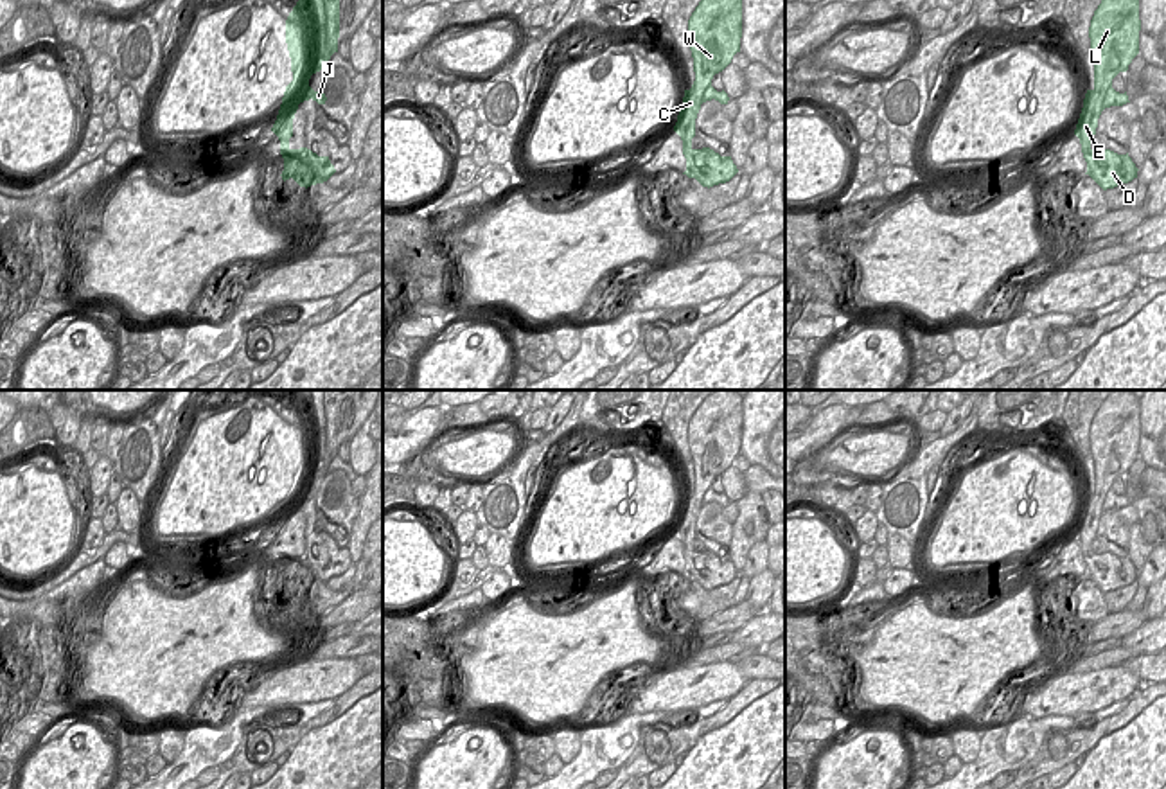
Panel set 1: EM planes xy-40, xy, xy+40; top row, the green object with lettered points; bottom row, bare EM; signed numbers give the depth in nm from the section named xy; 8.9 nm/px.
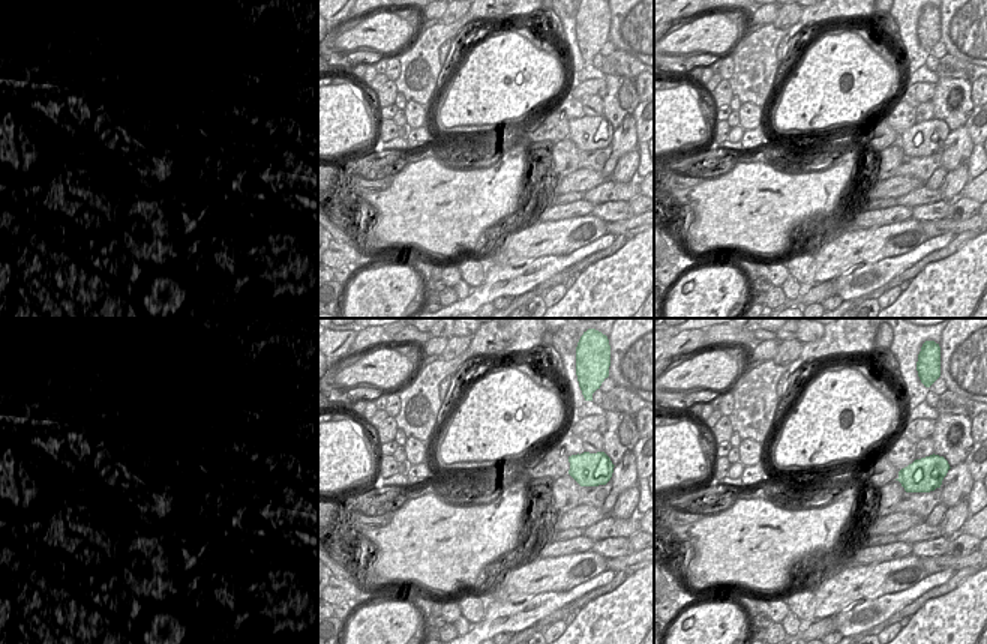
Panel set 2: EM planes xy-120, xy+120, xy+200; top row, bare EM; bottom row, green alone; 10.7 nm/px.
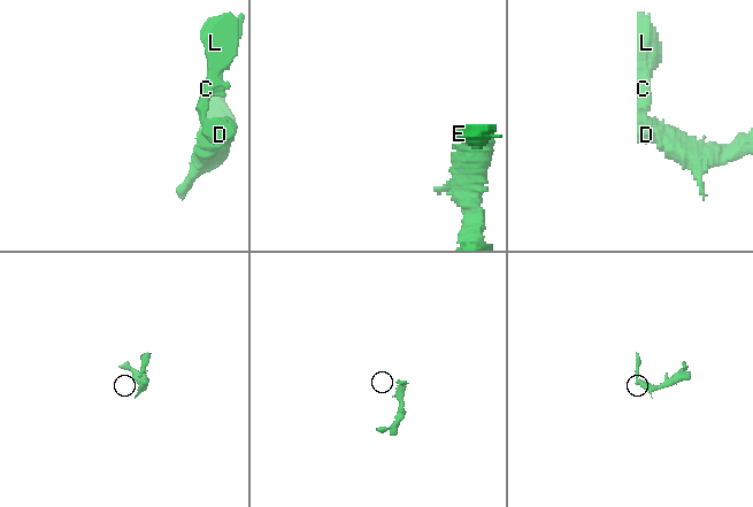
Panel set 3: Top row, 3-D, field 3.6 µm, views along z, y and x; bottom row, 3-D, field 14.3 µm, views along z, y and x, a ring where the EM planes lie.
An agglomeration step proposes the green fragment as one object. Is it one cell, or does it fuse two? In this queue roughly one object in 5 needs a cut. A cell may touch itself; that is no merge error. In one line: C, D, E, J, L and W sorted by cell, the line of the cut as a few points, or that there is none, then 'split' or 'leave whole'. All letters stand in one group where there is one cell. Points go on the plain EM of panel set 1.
groups C E J L W / D; cut xy+40 (1089, 549), (1084, 559); split

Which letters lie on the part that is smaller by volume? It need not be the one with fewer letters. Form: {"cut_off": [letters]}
{"cut_off": ["C", "E", "J", "L", "W"]}

